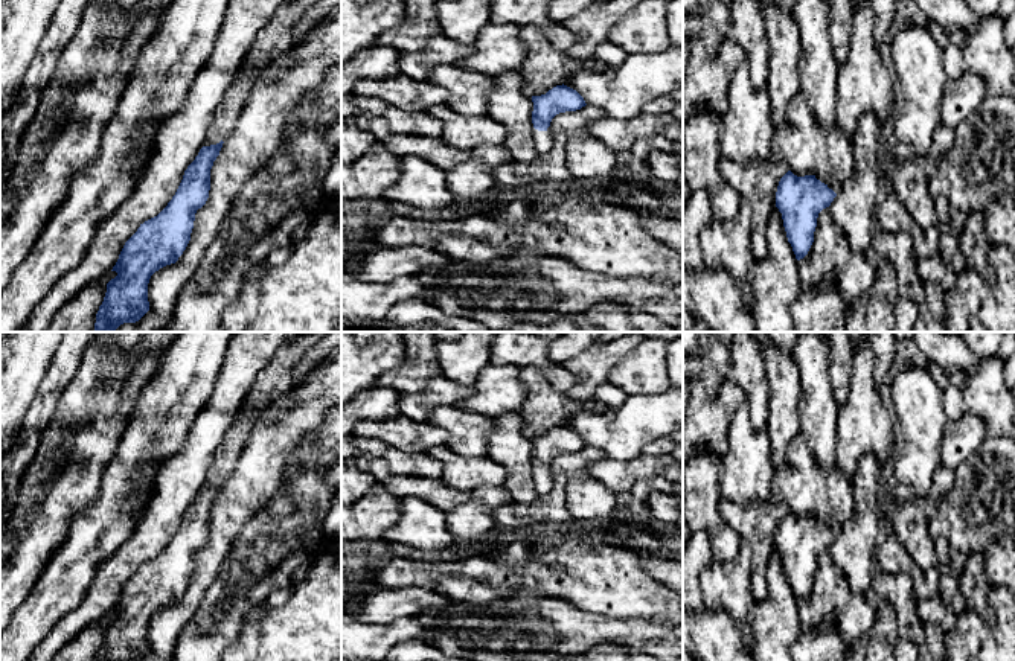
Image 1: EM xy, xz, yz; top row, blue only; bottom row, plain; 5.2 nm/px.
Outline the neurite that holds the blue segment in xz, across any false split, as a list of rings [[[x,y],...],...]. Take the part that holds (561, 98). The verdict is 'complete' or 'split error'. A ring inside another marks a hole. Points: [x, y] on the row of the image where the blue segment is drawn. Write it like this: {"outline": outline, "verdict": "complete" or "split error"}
{"outline": [[[564,84],[553,87],[546,94],[532,96],[532,102],[533,146],[538,154],[546,154],[553,146],[552,119],[559,113],[576,111],[587,105],[576,90]]], "verdict": "split error"}

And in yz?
{"outline": [[[788,171],[779,181],[776,207],[782,213],[796,259],[803,259],[812,242],[818,213],[829,207],[841,184],[824,184],[815,175],[797,177]]], "verdict": "split error"}

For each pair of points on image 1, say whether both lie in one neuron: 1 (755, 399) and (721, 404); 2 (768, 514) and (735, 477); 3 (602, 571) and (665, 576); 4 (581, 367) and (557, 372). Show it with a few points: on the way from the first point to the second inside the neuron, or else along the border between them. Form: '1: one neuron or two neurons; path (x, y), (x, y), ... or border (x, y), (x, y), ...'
1: two neurons; border (726, 379), (732, 381), (744, 398)
2: two neurons; border (721, 495), (738, 504), (767, 500)
3: two neurons; border (631, 550), (640, 565), (666, 585)
4: two neurons; border (561, 364), (578, 378), (567, 392)

